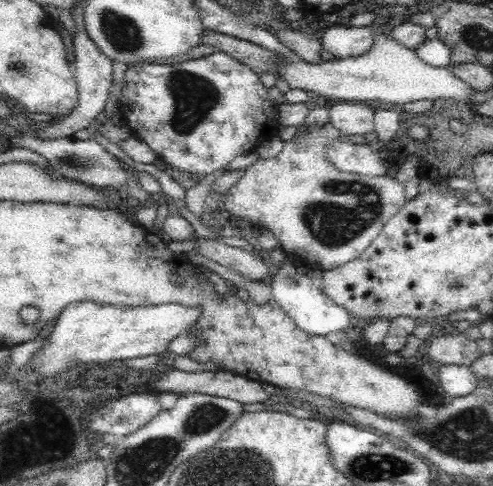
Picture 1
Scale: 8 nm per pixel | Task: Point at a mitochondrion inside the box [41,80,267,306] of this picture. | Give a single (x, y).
(71, 161)

